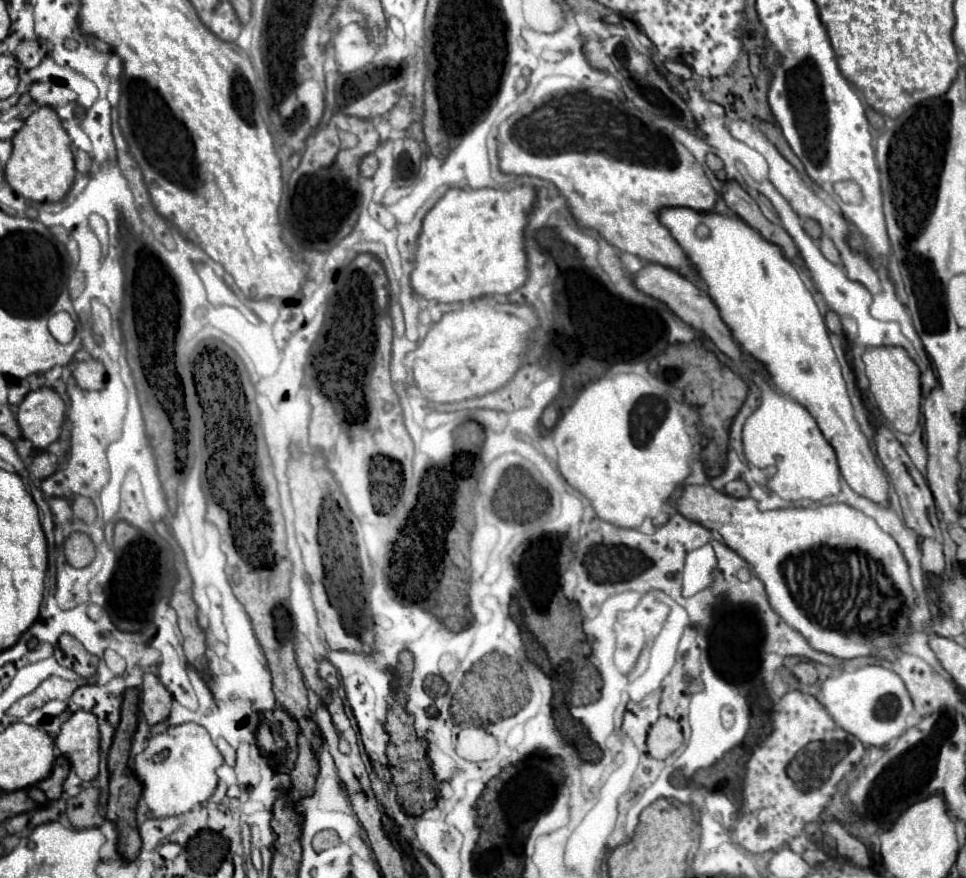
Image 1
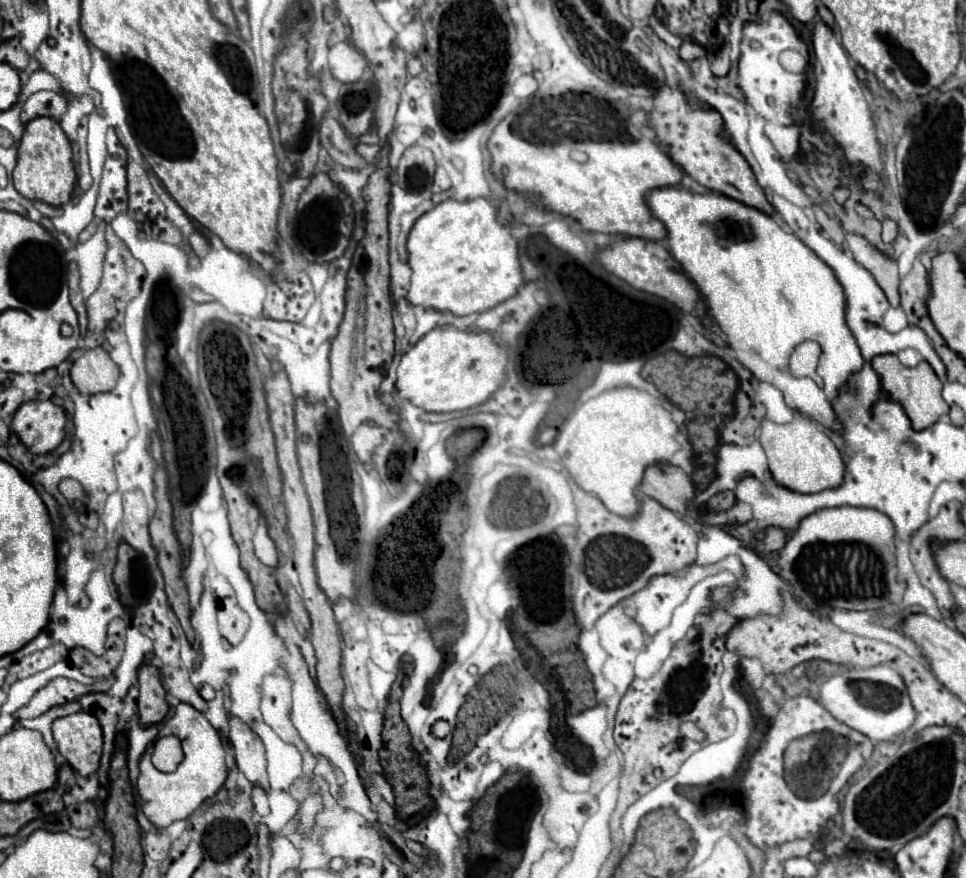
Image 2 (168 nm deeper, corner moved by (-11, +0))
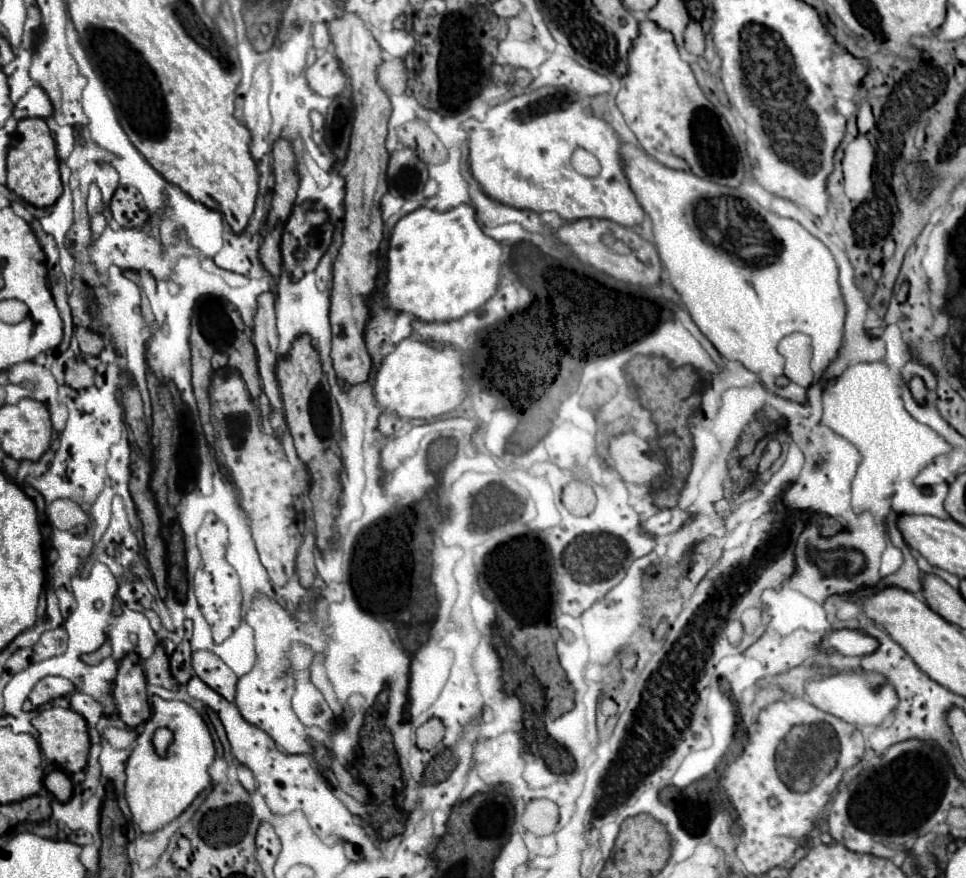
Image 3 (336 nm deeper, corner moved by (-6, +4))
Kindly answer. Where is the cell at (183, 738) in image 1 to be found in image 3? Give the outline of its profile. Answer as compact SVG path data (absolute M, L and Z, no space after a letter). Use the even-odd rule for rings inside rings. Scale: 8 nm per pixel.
M159 696L151 698L151 706L153 706L153 714L145 722L143 732L137 736L135 748L125 764L125 774L127 774L125 798L133 822L145 834L157 832L163 826L167 826L199 796L199 792L203 792L209 786L211 778L207 774L207 768L215 760L211 734L195 708L191 708L185 702L163 700ZM161 726L173 732L173 742L169 744L165 756L159 756L153 746L153 734Z

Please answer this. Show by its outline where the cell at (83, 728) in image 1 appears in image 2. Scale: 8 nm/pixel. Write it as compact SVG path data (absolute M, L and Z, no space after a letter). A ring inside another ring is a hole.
M78 712L58 718L52 724L52 730L60 754L80 776L90 776L98 770L102 756L102 728L96 716Z

